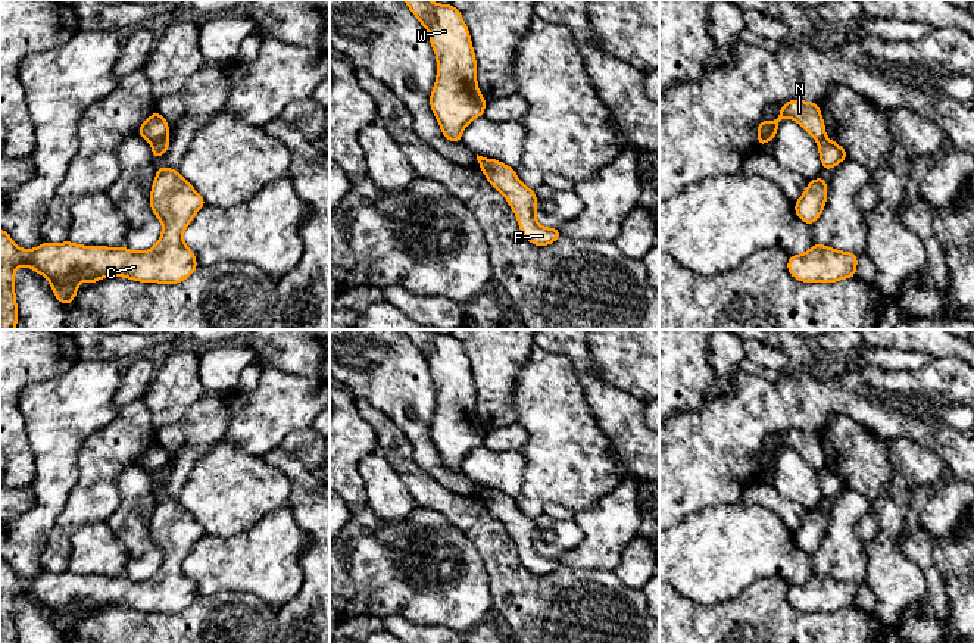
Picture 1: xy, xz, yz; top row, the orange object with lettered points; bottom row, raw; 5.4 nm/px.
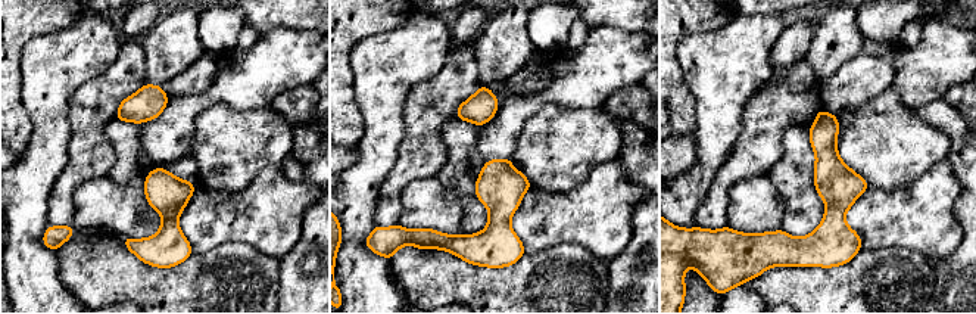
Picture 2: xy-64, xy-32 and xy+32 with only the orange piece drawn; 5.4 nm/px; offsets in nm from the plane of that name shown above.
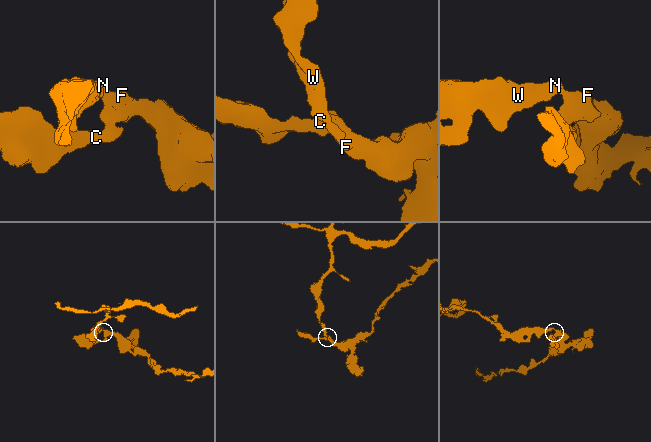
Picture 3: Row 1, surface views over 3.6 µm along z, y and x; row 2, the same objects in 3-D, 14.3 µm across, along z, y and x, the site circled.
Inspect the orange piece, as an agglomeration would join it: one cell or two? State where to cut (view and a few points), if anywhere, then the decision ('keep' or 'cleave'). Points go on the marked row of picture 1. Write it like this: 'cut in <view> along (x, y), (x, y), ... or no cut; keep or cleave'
cut in xy along (166, 134), (152, 144); cleave

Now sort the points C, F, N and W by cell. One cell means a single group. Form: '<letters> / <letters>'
C F / N W

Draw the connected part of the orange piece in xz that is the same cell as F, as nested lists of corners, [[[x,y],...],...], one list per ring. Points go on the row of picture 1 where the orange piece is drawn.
[[[486,159],[480,163],[488,182],[499,190],[516,215],[522,235],[534,246],[547,246],[559,237],[558,228],[541,227],[536,219],[538,200],[534,190],[527,188],[516,177],[515,169],[496,160]]]

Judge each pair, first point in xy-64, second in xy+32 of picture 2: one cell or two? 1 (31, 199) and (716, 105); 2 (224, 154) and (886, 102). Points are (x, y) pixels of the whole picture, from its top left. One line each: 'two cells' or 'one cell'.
1: one cell
2: one cell

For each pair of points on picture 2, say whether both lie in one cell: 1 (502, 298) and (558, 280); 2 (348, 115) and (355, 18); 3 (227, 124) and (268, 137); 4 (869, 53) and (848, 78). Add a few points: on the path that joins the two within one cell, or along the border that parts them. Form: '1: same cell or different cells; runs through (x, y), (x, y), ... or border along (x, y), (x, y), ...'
1: same cell; runs through (515, 298), (545, 294)
2: same cell; runs through (345, 92), (345, 42)
3: same cell; runs through (237, 134), (240, 137), (258, 137)
4: same cell; runs through (861, 58), (851, 71)

